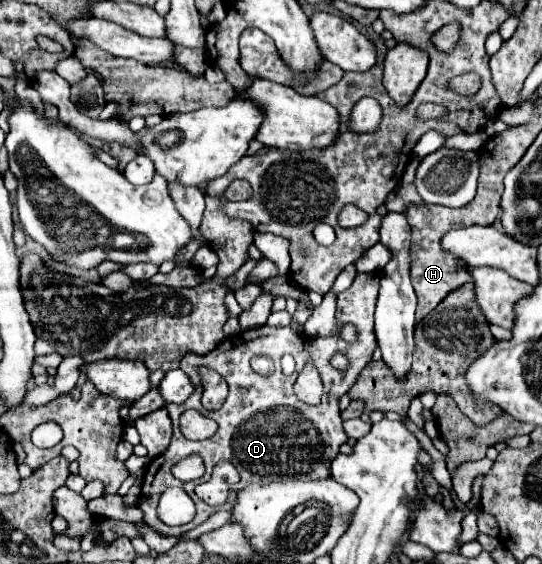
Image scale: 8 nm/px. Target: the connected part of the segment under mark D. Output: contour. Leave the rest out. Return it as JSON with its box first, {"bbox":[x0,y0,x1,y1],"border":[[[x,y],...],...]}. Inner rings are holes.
{"bbox":[139,273,381,537],"border":[[[357,273],[353,285],[351,285],[347,291],[339,293],[339,303],[337,303],[337,313],[335,313],[335,317],[337,317],[337,323],[339,323],[339,325],[347,325],[347,323],[355,325],[355,329],[357,329],[357,341],[355,341],[355,343],[347,343],[347,341],[343,341],[343,339],[337,337],[337,335],[319,337],[319,339],[303,339],[303,337],[295,335],[289,327],[281,327],[281,329],[279,329],[279,327],[263,325],[263,327],[249,329],[249,331],[241,331],[239,335],[227,337],[223,343],[219,343],[219,345],[217,345],[211,353],[207,353],[207,355],[189,353],[189,355],[183,357],[181,369],[193,379],[193,383],[195,383],[195,381],[201,381],[201,379],[199,379],[199,373],[197,373],[197,367],[209,367],[209,369],[217,371],[217,373],[227,381],[227,385],[229,385],[229,395],[227,395],[227,399],[225,399],[223,407],[221,407],[219,411],[213,411],[213,413],[203,409],[203,405],[201,405],[201,393],[199,393],[199,391],[195,391],[193,397],[187,399],[187,403],[181,403],[181,405],[169,403],[169,405],[167,405],[169,417],[171,417],[171,421],[173,421],[173,439],[171,439],[169,449],[167,449],[163,455],[151,459],[151,463],[149,463],[147,469],[145,469],[143,483],[141,483],[139,509],[143,511],[143,521],[145,521],[149,527],[153,527],[155,531],[159,531],[159,533],[163,533],[163,535],[173,535],[173,537],[177,537],[177,535],[183,535],[185,531],[189,531],[189,529],[201,525],[211,513],[215,513],[215,507],[209,507],[207,503],[203,503],[203,501],[195,495],[193,489],[195,489],[197,481],[189,481],[189,483],[183,483],[183,489],[189,493],[189,497],[191,497],[191,499],[195,501],[195,505],[197,505],[197,515],[195,515],[195,519],[193,519],[191,523],[187,523],[187,525],[181,525],[181,527],[169,527],[169,525],[163,525],[163,523],[159,521],[159,517],[155,517],[155,509],[157,509],[157,503],[159,503],[159,497],[161,497],[163,489],[165,489],[165,487],[179,487],[179,481],[171,475],[173,463],[177,463],[179,457],[187,457],[187,455],[193,455],[193,453],[201,455],[203,461],[205,461],[205,465],[207,465],[205,475],[199,479],[201,483],[209,479],[213,465],[215,465],[217,461],[221,461],[221,459],[231,461],[231,463],[239,469],[239,473],[241,473],[241,483],[239,483],[239,487],[249,485],[249,483],[273,483],[273,481],[281,481],[281,479],[285,479],[285,477],[289,477],[289,475],[291,475],[291,477],[297,477],[297,479],[309,479],[309,481],[319,481],[319,479],[331,477],[331,461],[337,457],[339,447],[341,447],[343,443],[347,443],[347,439],[349,439],[349,437],[345,435],[343,427],[341,427],[339,397],[345,395],[345,393],[351,389],[351,385],[355,383],[357,375],[359,375],[359,373],[363,371],[363,367],[371,361],[371,355],[373,355],[373,351],[375,351],[375,347],[377,347],[377,339],[375,339],[375,331],[373,331],[373,311],[375,311],[375,301],[377,301],[377,291],[379,291],[379,279],[381,279],[379,273]],[[285,353],[291,353],[293,359],[295,359],[295,363],[297,363],[295,373],[289,375],[289,377],[285,377],[283,371],[281,371],[281,357],[283,357]],[[335,353],[343,353],[343,355],[347,357],[347,361],[349,361],[347,371],[337,371],[337,369],[331,367],[329,361],[331,361],[331,357],[333,357]],[[255,355],[267,355],[267,357],[271,357],[271,359],[275,361],[275,371],[273,371],[273,375],[263,377],[263,375],[257,375],[257,373],[249,367],[249,359],[255,357]],[[307,361],[311,361],[311,363],[315,365],[315,369],[317,369],[319,375],[321,375],[323,387],[325,387],[323,399],[321,399],[321,403],[319,403],[317,407],[307,405],[307,403],[303,403],[303,401],[297,401],[297,397],[293,395],[293,383],[295,383],[299,371],[305,367]],[[185,409],[199,409],[199,411],[205,413],[207,417],[215,419],[215,421],[219,423],[219,431],[217,431],[211,439],[205,439],[205,441],[189,441],[189,439],[185,439],[183,433],[181,433],[181,429],[179,429],[179,415],[181,415]]]}

